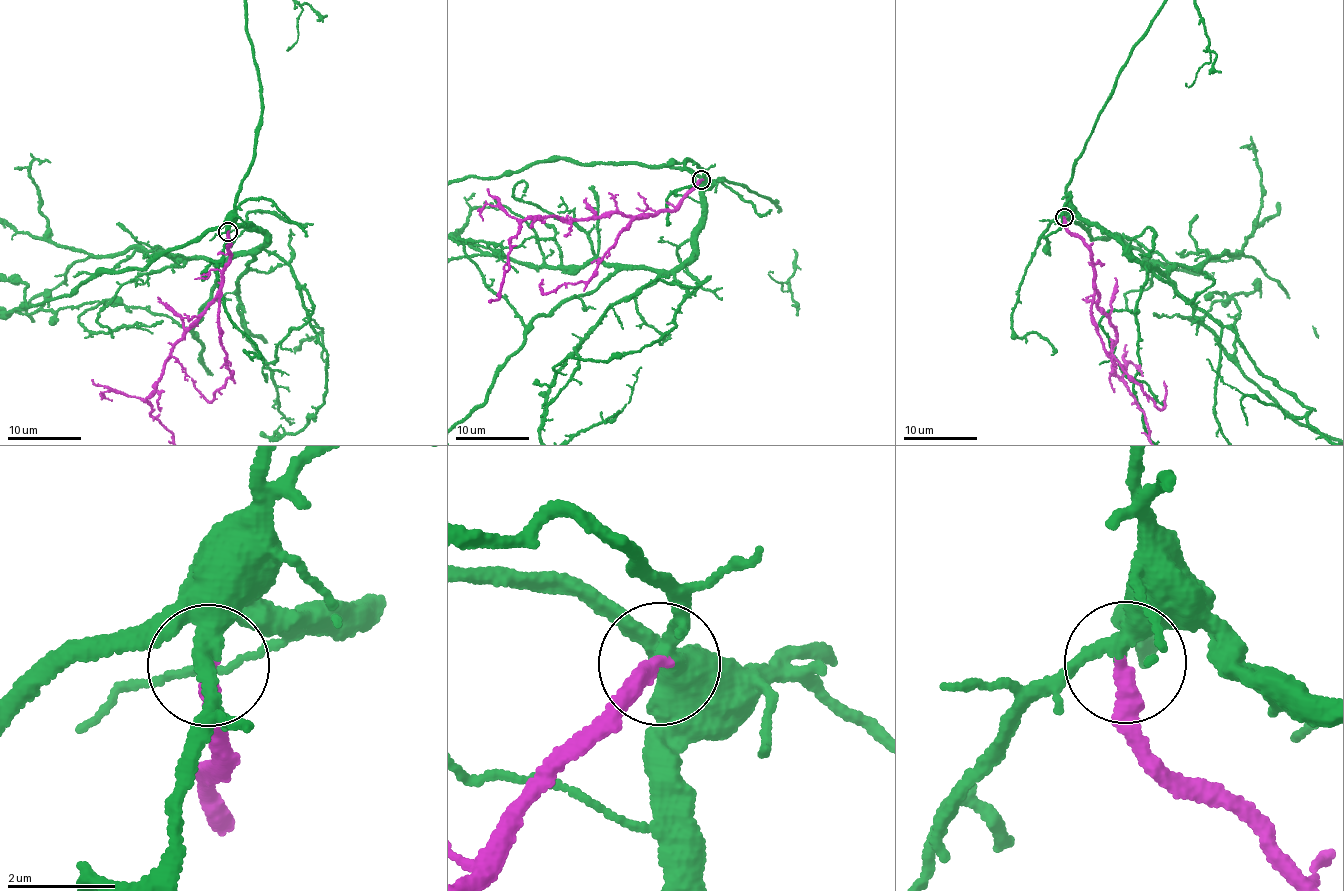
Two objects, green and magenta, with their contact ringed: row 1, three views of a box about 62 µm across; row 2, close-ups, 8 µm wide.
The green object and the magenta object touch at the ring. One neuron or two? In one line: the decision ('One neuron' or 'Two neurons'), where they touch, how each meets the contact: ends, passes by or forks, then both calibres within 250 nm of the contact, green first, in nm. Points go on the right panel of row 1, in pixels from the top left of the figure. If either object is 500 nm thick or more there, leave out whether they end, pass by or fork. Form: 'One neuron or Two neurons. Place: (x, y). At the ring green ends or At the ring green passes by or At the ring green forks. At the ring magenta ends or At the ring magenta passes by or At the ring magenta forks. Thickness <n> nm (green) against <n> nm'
One neuron. Place: (1064, 217). At the ring green passes by. At the ring magenta ends. Thickness 320 nm (green) against 280 nm

